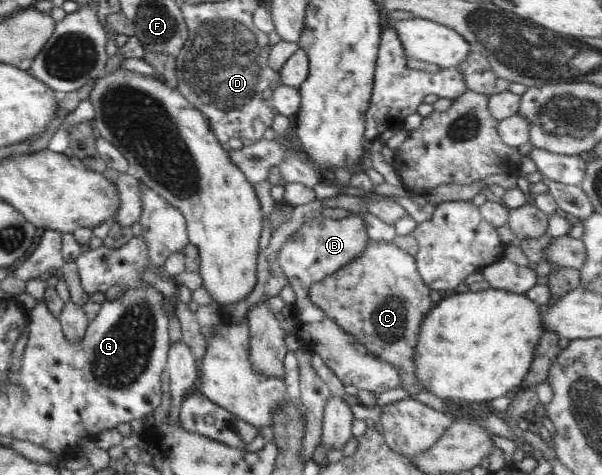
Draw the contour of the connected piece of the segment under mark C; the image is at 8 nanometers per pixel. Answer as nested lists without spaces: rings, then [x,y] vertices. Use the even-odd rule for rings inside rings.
[[[368,239],[364,251],[336,273],[313,284],[310,299],[345,332],[400,373],[401,384],[410,395],[426,392],[416,378],[414,348],[424,314],[431,310],[431,290],[418,273],[415,257],[393,242]]]

